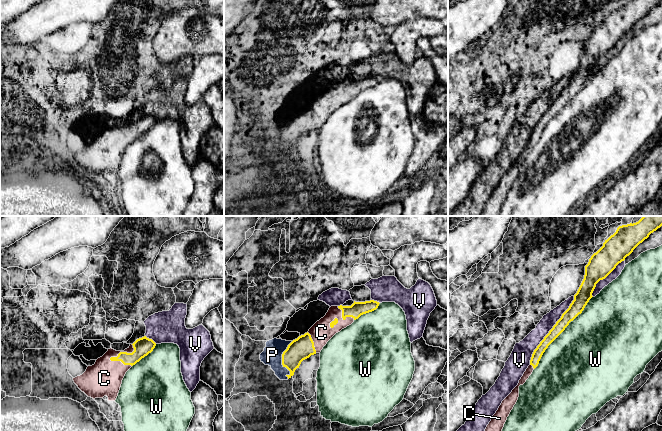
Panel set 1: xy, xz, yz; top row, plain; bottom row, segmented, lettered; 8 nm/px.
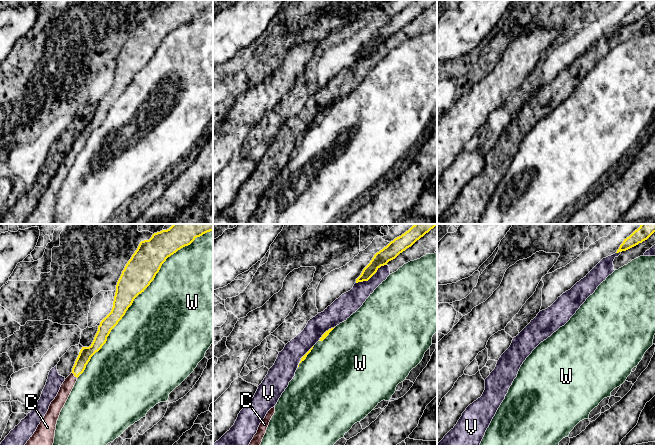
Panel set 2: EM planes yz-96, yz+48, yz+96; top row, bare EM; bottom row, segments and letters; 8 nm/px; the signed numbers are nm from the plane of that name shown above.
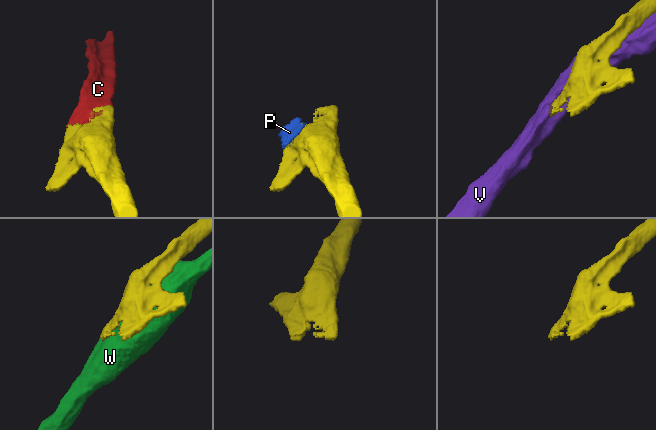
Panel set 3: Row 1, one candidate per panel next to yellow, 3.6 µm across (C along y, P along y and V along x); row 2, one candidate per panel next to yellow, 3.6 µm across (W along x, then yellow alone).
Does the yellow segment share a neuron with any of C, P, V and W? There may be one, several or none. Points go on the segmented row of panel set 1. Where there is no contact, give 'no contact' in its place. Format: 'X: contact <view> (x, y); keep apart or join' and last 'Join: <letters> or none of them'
C: contact xy (124, 352); join
P: contact xz (282, 360); keep apart
V: contact yz (550, 330); keep apart
W: contact yz (561, 332); keep apart
Join: C

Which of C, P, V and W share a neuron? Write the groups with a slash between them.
C / P V / W

